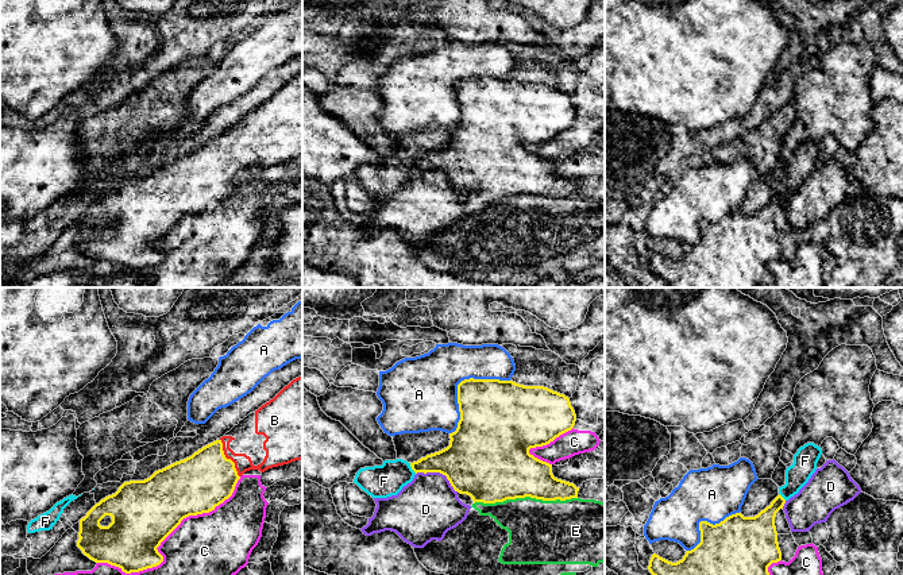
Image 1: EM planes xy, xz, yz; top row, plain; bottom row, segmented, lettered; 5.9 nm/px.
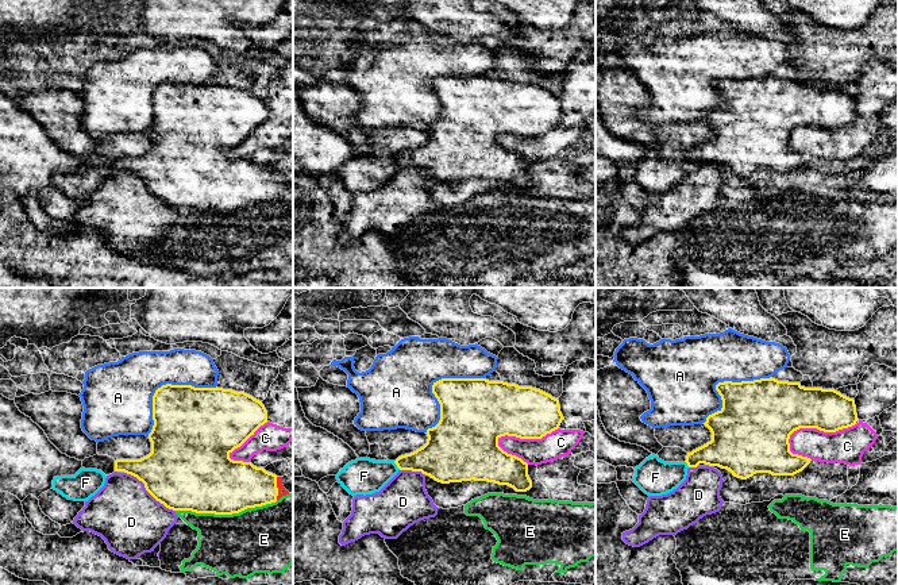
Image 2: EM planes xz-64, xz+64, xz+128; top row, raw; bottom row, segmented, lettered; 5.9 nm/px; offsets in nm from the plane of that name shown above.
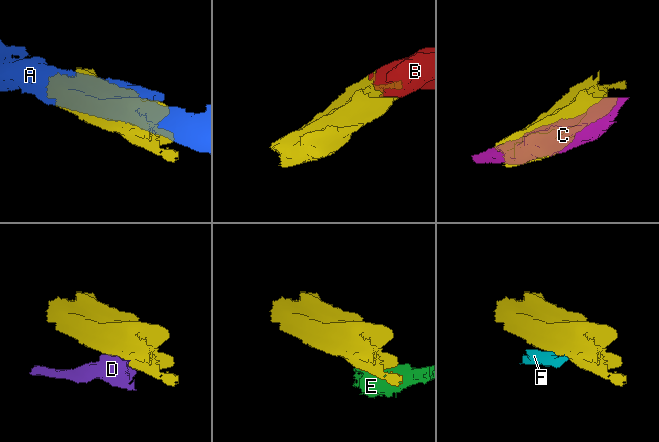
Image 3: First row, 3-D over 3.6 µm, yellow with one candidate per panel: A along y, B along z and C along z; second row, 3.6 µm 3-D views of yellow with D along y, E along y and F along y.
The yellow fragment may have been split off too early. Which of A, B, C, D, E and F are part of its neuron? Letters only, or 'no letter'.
B

